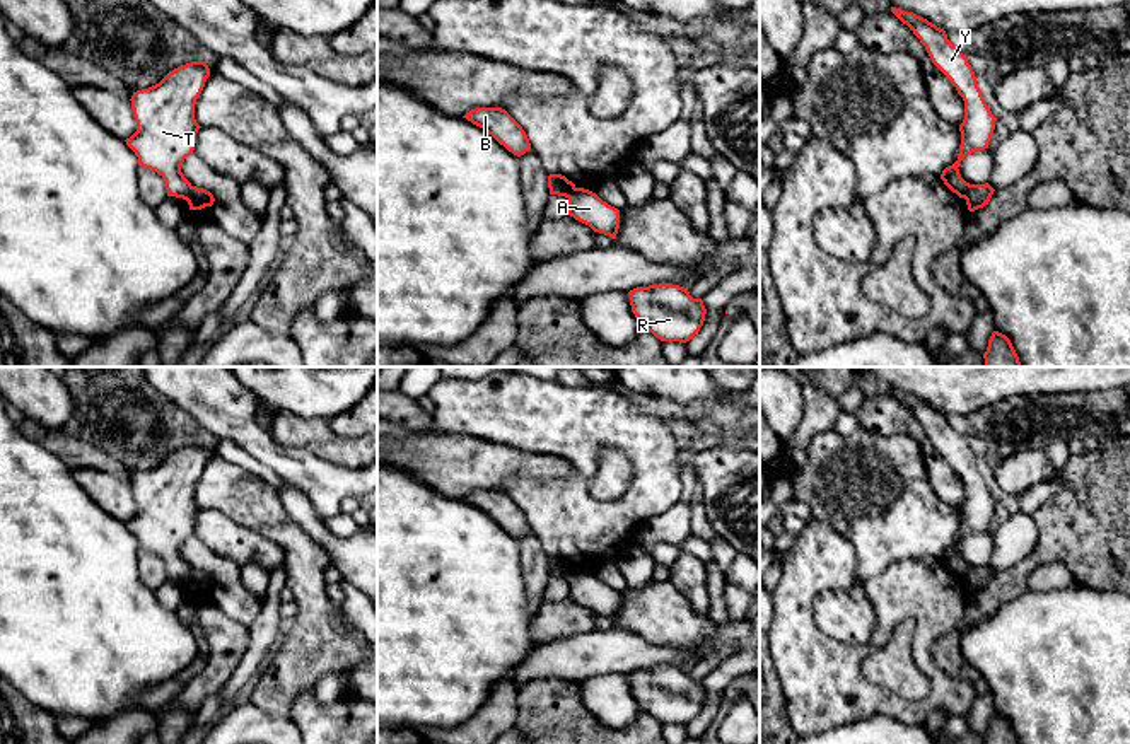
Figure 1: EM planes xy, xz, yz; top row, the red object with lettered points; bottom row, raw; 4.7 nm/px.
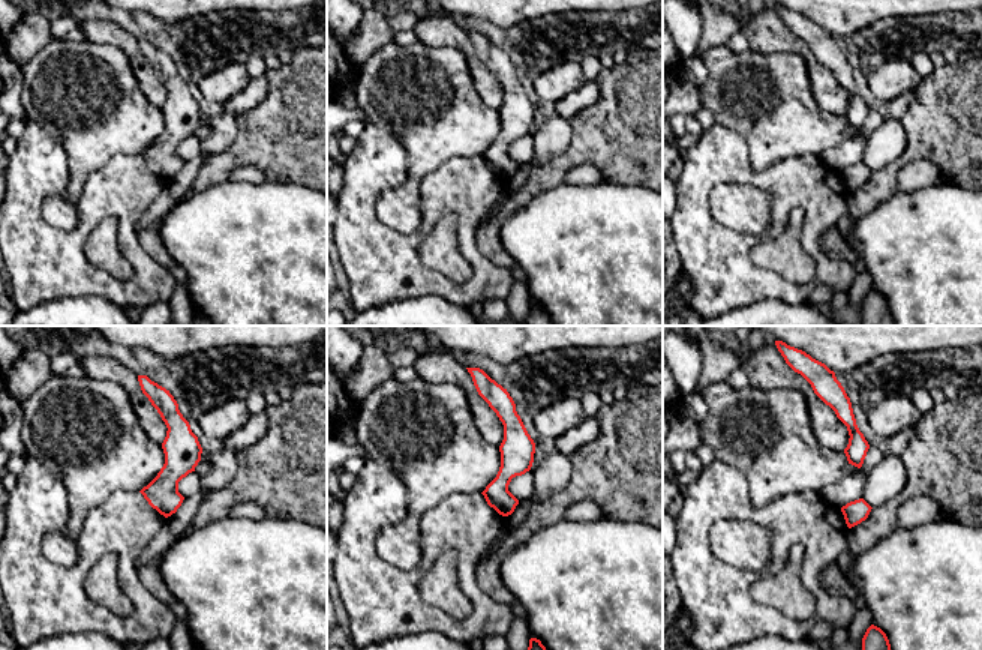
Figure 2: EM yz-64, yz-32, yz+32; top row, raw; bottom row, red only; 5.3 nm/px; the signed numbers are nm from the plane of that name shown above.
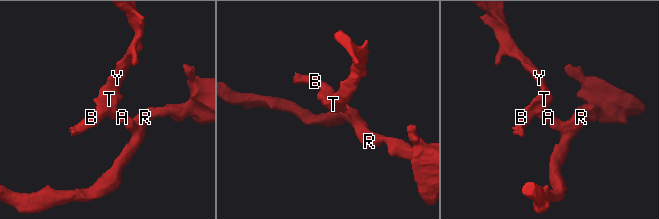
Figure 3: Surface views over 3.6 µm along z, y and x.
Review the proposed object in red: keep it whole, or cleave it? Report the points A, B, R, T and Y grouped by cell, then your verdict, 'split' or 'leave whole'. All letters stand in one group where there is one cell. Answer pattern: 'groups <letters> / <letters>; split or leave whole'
groups A R / B T Y; split

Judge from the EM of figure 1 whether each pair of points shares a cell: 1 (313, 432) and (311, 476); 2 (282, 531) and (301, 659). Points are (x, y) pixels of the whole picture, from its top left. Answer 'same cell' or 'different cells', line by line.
1: different cells
2: same cell

